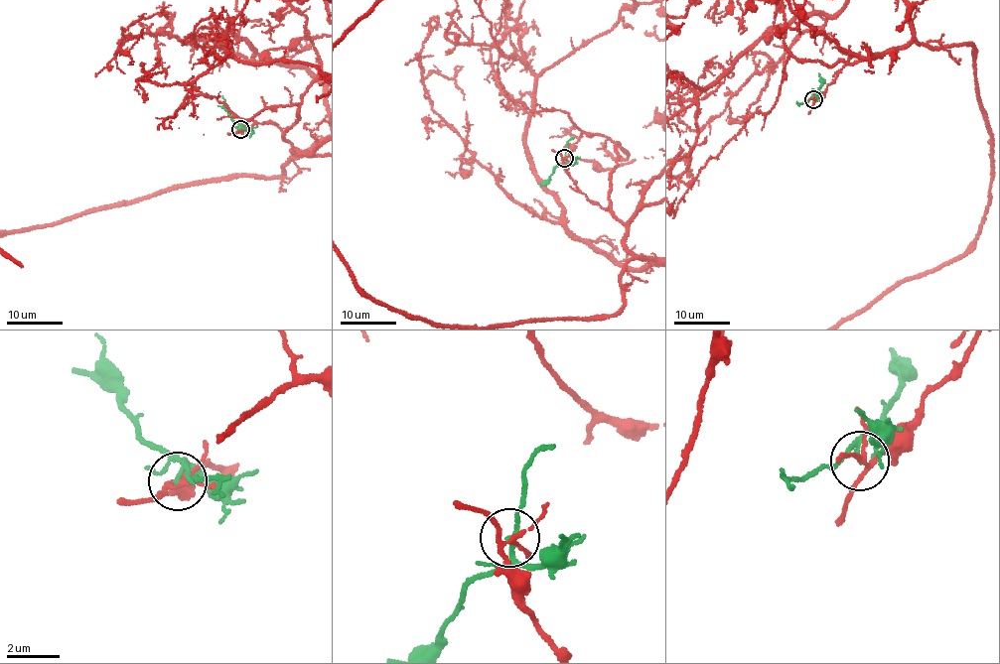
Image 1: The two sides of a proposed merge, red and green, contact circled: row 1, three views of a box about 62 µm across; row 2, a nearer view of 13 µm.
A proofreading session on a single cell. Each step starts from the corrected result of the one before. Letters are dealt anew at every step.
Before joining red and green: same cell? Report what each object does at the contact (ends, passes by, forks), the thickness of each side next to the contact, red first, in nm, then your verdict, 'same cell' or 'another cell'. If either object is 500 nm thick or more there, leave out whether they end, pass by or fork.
red forks; green passes by; calibres 150 and 130 nm; another cell

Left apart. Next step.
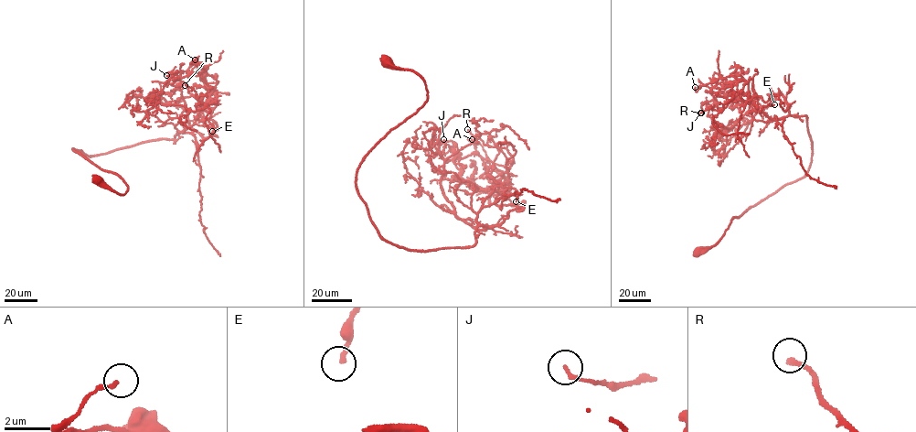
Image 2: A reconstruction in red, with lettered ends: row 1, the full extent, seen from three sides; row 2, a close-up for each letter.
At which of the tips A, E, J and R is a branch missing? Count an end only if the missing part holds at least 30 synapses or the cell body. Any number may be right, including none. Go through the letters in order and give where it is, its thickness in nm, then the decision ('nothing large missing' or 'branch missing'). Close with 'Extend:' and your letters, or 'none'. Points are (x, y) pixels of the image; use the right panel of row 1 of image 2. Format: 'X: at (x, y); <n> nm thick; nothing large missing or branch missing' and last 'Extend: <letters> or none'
A: at (695, 87); 100 nm thick; nothing large missing
E: at (774, 104); 200 nm thick; nothing large missing
J: at (701, 113); 150 nm thick; nothing large missing
R: at (700, 113); 240 nm thick; branch missing
Extend: R

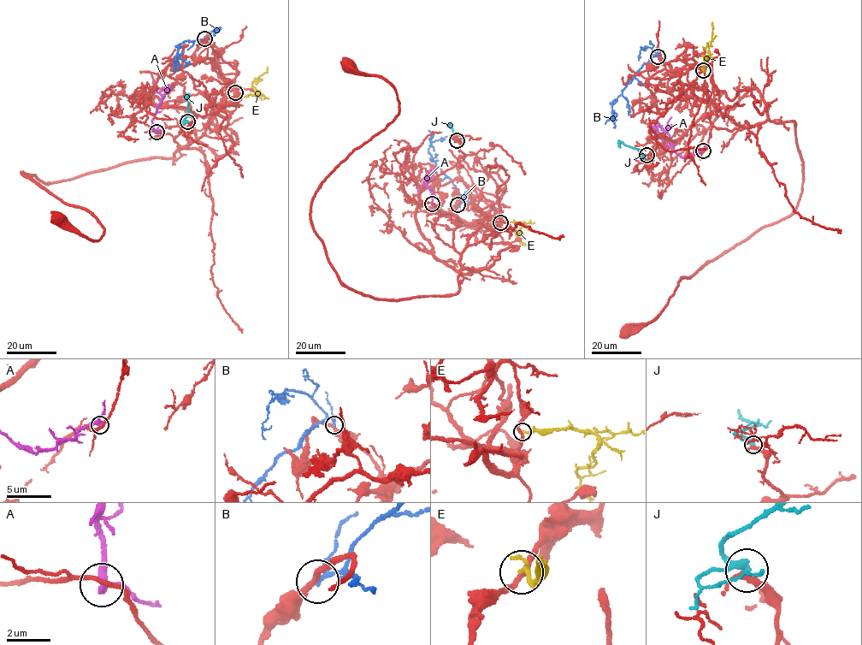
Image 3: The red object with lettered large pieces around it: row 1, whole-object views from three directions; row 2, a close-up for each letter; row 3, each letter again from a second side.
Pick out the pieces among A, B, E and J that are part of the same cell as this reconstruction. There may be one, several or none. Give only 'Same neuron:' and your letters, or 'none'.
Same neuron: J

